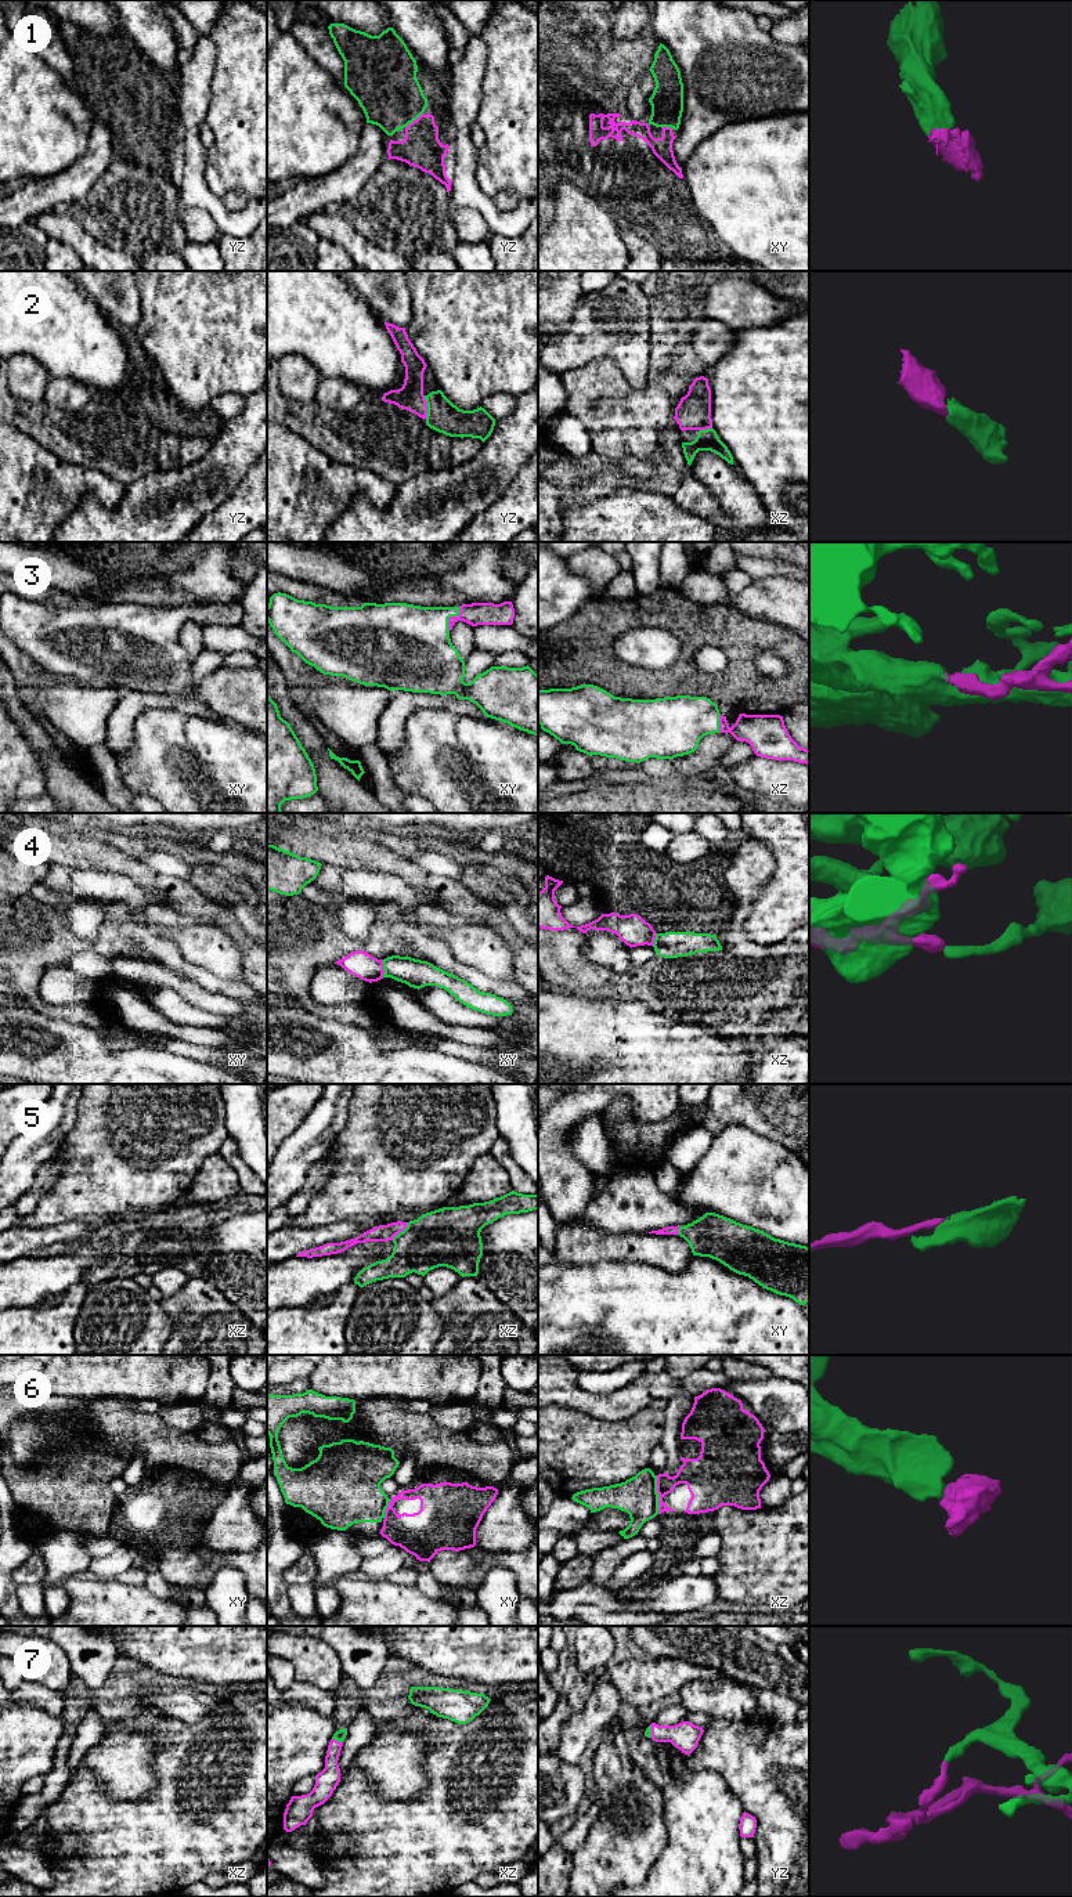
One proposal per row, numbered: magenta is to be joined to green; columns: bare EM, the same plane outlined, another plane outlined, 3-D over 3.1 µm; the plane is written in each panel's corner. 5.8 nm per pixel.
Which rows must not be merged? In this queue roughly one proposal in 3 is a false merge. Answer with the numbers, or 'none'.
4, 6

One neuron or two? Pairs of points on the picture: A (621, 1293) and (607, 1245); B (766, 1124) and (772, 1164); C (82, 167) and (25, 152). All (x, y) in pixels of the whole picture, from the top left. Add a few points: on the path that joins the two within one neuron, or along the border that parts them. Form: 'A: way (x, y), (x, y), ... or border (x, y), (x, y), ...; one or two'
A: border (643, 1263), (594, 1263), (580, 1265); two
B: border (740, 1124), (780, 1142), (794, 1153); two
C: border (89, 137), (78, 159), (42, 177); two

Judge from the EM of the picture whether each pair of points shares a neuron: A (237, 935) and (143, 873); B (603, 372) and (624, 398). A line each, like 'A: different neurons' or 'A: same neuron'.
A: same neuron
B: same neuron

